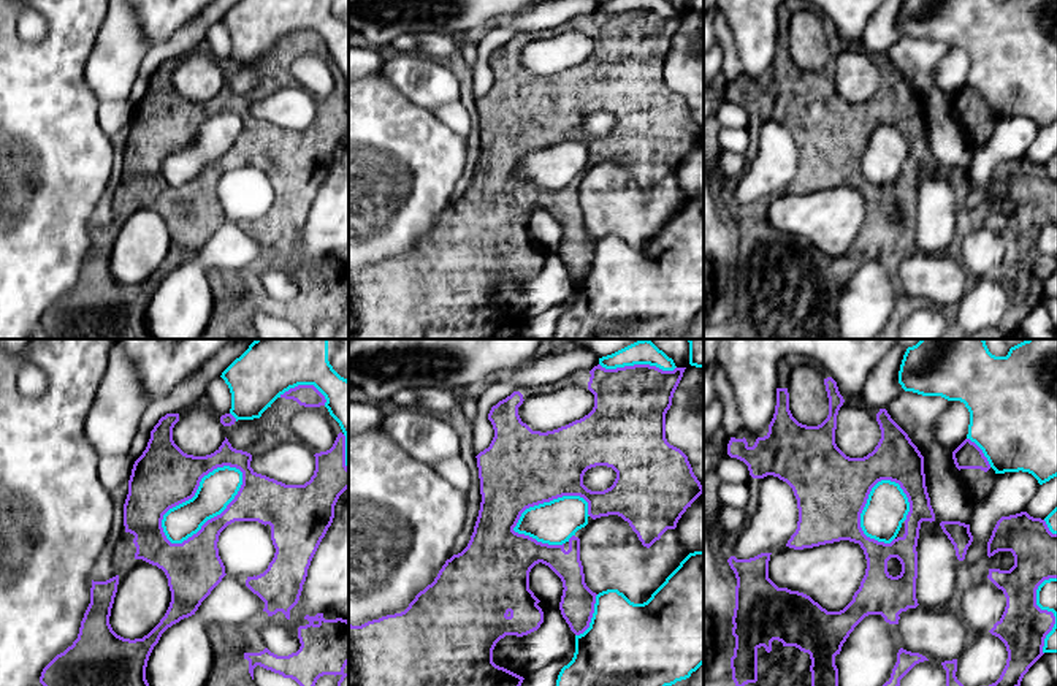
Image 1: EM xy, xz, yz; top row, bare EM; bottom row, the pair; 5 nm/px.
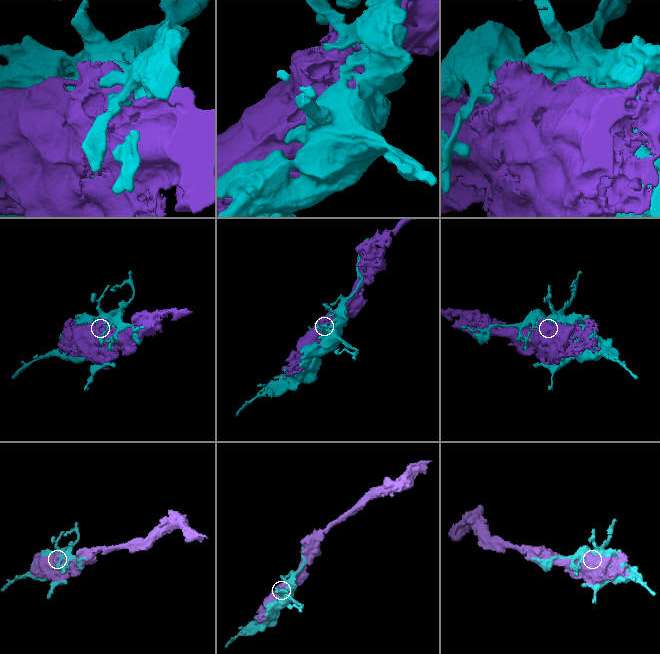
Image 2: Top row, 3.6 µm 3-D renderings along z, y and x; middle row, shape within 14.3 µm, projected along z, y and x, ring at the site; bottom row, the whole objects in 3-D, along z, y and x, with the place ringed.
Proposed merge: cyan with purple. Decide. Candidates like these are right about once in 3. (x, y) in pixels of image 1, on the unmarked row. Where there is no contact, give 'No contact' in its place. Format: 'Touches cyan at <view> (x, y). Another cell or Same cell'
Touches cyan at xy (213, 162). Another cell

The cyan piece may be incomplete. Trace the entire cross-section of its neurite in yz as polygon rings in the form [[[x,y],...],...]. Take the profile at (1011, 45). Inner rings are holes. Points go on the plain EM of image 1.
[[[903,0],[899,29],[905,36],[913,36],[922,41],[941,41],[948,46],[960,46],[970,57],[970,70],[967,84],[975,87],[987,103],[995,119],[1005,117],[1028,117],[1040,130],[1057,122],[1057,0]]]

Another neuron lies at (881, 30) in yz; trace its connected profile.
[[[886,0],[868,19],[860,38],[860,49],[873,54],[886,54],[903,33],[899,29],[899,16],[903,0]]]

